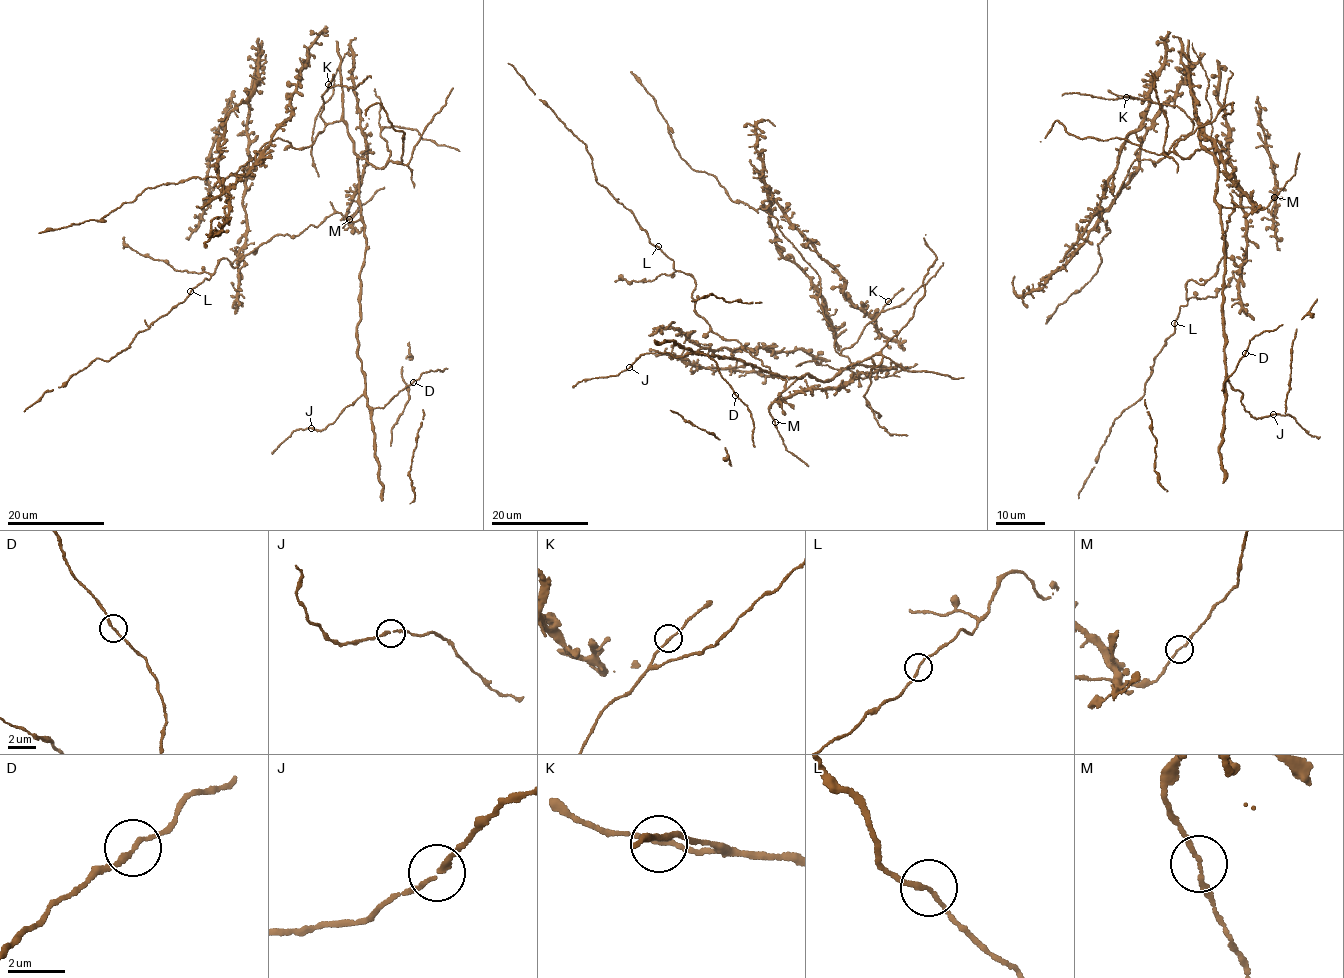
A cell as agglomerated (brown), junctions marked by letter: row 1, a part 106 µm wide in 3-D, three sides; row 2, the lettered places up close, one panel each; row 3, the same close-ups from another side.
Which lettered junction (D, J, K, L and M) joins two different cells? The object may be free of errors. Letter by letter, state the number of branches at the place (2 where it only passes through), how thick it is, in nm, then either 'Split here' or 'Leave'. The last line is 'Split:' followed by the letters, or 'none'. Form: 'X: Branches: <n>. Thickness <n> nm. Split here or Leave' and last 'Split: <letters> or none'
D: Branches: 2. Thickness 160 nm. Leave
J: Branches: 2. Thickness 140 nm. Leave
K: Branches: 2. Thickness 150 nm. Leave
L: Branches: 2. Thickness 130 nm. Leave
M: Branches: 2. Thickness 140 nm. Leave
Split: none

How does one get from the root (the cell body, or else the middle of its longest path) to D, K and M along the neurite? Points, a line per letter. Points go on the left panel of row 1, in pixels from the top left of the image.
D: (360, 200), (365, 253), (360, 275), (357, 351), (365, 376), (367, 403), (382, 408), (413, 381)
K: (360, 200), (357, 157), (348, 127), (341, 120), (325, 123), (321, 116), (324, 102), (321, 98), (329, 84)
M: (360, 200), (360, 219), (343, 227), (349, 218)

